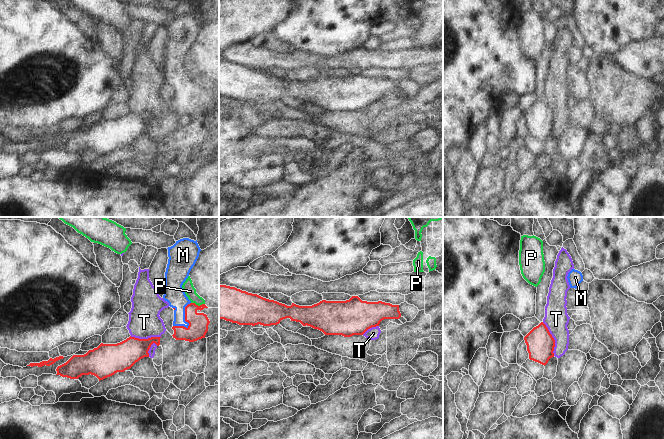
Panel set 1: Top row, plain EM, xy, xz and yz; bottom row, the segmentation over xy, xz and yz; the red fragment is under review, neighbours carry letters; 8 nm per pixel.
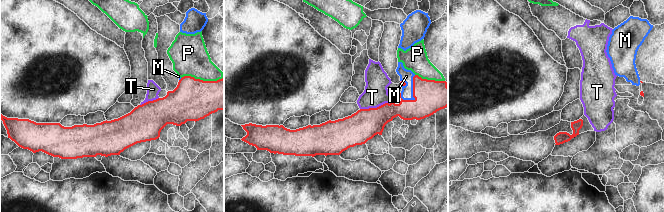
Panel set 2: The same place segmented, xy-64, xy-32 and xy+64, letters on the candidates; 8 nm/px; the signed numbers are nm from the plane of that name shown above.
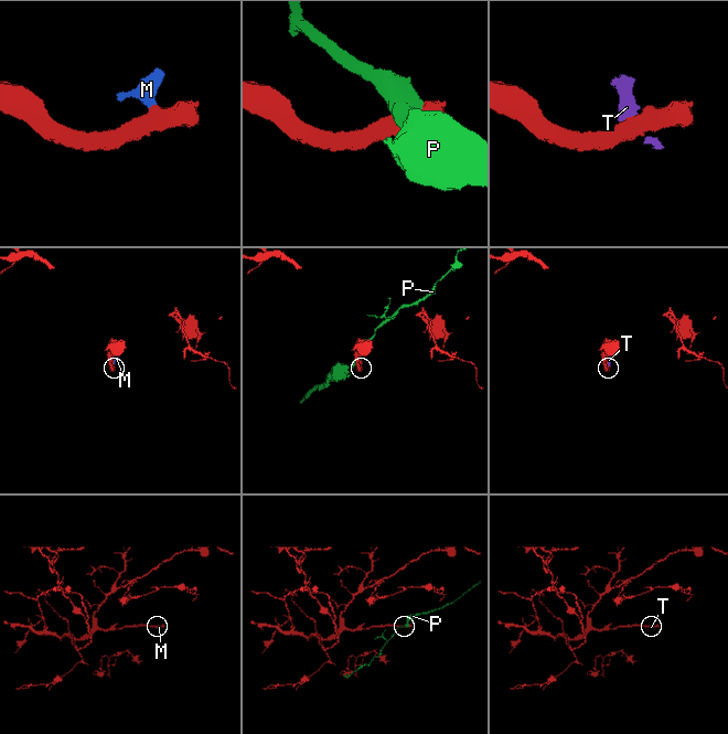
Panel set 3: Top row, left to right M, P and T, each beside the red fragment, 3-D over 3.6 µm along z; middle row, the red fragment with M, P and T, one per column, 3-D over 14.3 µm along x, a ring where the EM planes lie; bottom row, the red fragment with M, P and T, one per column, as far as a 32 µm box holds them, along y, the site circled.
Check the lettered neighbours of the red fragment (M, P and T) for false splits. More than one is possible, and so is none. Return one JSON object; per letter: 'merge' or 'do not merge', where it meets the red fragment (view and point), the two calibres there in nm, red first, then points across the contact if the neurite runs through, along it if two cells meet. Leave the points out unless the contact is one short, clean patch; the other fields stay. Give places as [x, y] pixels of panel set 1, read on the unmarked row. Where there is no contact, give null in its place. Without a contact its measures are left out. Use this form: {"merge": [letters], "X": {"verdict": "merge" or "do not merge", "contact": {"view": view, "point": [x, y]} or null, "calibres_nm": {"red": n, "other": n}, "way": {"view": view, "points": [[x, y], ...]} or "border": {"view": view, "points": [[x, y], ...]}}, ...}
{"merge": ["M"], "M": {"verdict": "merge", "contact": {"view": "xy", "point": [186, 97]}, "calibres_nm": {"red": 160, "other": 160}, "way": {"view": "xy", "points": [[198, 98], [186, 97], [183, 83], [174, 70]]}}, "P": {"verdict": "do not merge", "contact": {"view": "xy", "point": [197, 81]}, "calibres_nm": {"red": 160, "other": 90}}, "T": {"verdict": "do not merge", "contact": {"view": "yz", "point": [553, 115]}, "calibres_nm": {"red": 220, "other": 200}, "border": {"view": "yz", "points": [[542, 98], [554, 116], [554, 131]]}}}

